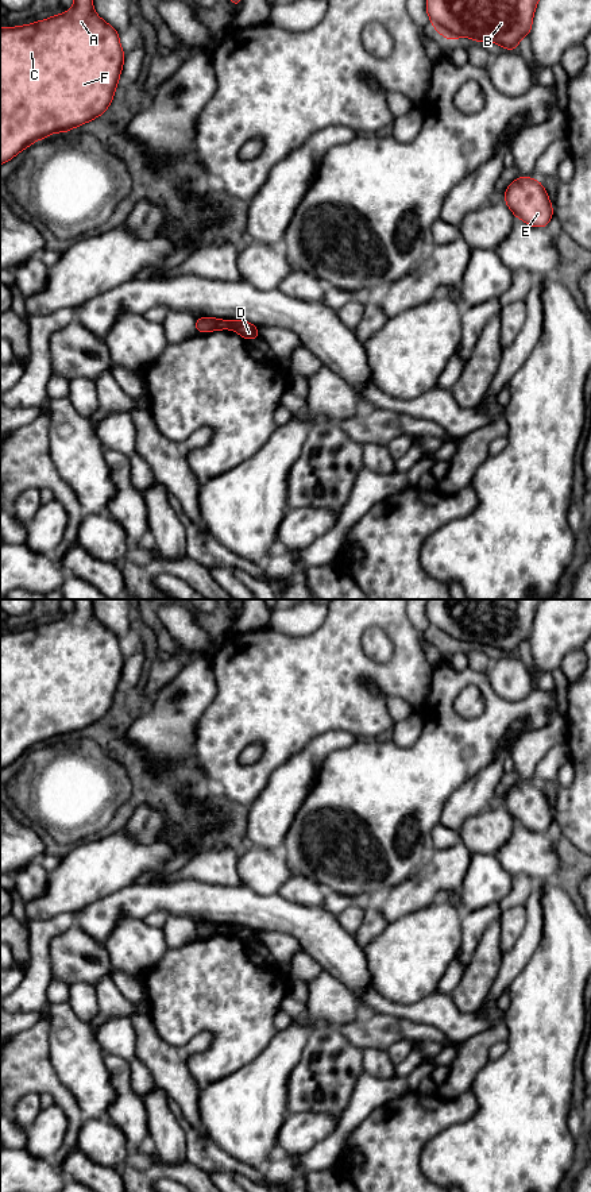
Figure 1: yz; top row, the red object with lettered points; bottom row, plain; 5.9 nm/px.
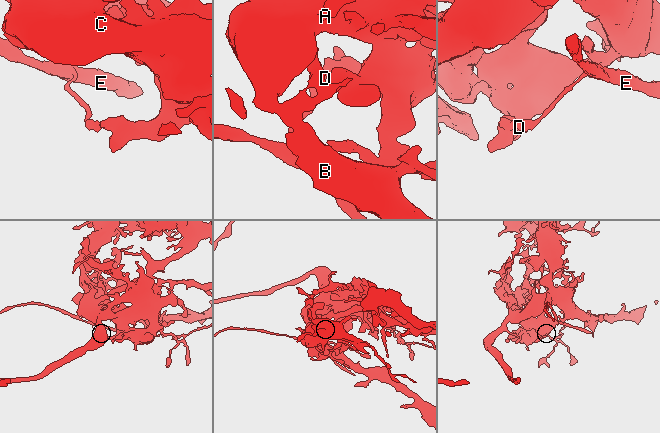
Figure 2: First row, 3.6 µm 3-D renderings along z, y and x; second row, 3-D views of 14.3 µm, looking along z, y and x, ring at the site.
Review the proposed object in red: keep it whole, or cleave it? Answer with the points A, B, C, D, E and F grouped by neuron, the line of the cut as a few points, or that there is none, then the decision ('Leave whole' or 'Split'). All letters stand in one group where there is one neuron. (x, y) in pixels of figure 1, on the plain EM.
Groups: A B C F / D E. Split along yz (228, 925), (236, 934). Split

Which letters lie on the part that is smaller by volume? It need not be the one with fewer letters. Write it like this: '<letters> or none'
D, E

